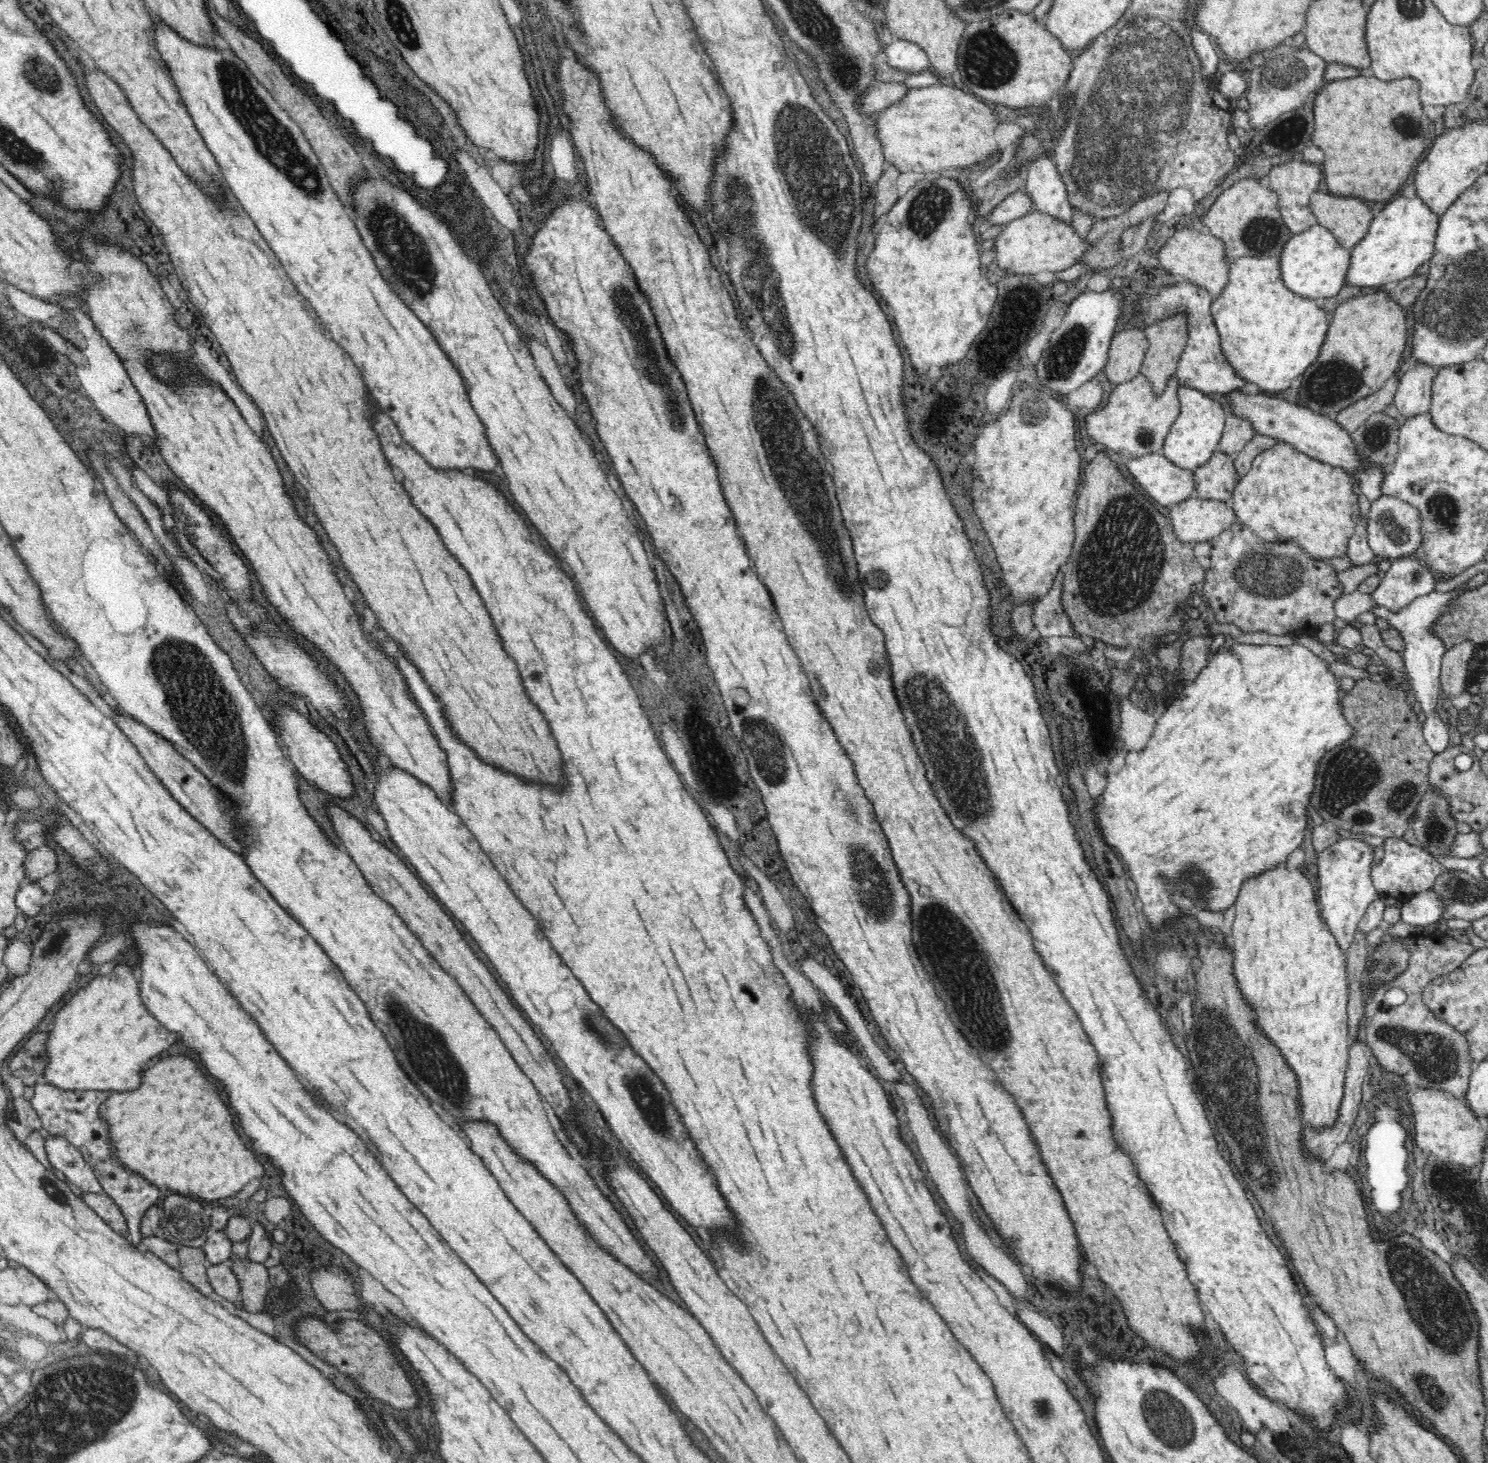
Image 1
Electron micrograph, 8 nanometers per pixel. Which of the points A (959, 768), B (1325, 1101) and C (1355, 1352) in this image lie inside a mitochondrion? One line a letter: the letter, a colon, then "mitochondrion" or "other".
A: mitochondrion
B: other
C: other

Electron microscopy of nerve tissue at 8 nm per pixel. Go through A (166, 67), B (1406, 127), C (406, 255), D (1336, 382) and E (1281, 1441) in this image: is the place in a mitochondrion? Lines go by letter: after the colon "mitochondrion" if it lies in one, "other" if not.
A: other
B: mitochondrion
C: mitochondrion
D: mitochondrion
E: other

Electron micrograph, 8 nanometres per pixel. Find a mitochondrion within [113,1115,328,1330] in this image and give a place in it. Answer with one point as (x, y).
(184, 1222)

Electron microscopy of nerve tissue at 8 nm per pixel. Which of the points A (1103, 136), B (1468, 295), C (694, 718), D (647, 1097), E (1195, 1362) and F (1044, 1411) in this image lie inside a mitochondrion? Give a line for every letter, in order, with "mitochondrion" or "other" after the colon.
A: mitochondrion
B: mitochondrion
C: other
D: mitochondrion
E: other
F: mitochondrion

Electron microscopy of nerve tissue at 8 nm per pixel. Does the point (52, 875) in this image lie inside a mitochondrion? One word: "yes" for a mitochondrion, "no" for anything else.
no

